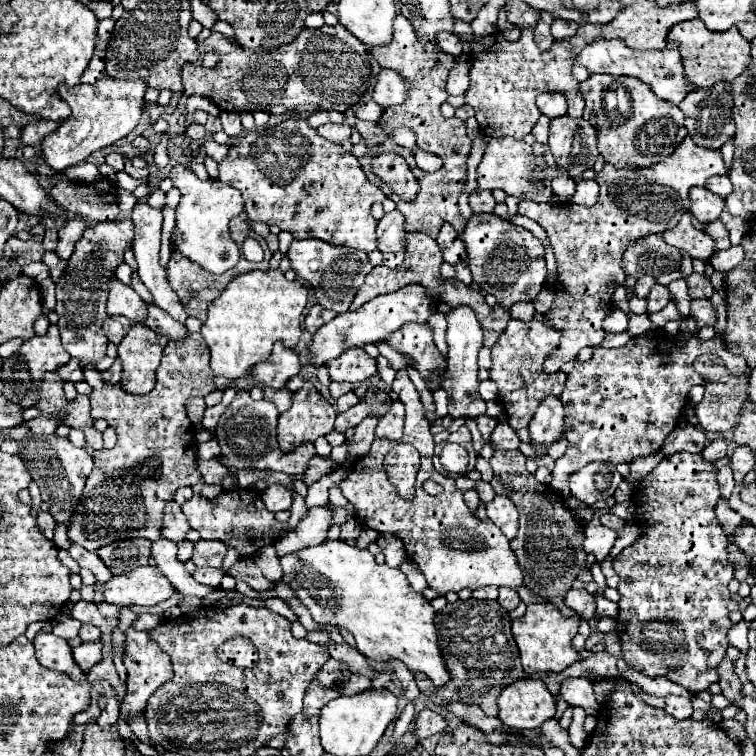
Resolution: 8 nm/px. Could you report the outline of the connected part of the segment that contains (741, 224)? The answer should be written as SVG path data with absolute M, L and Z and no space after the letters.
M726 207L720 214L719 219L726 225L728 229L732 246L739 245L742 237L750 230L750 226L745 226L748 225L745 220L732 216Z

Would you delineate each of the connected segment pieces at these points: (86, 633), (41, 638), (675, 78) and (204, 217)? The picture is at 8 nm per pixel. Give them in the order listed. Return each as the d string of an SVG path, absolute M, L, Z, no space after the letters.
M82 625L82 627L80 627L80 633L78 633L78 637L80 637L82 641L98 641L100 635L102 635L100 629L94 627L94 625Z
M38 633L34 639L34 647L36 647L36 657L38 657L40 665L44 665L52 671L66 673L76 683L86 681L86 673L78 667L78 663L74 663L72 649L66 643L66 639L56 637L54 633Z
M598 39L582 49L582 53L576 57L578 65L584 65L590 73L608 73L608 75L628 75L636 77L642 83L646 83L660 99L666 99L674 105L678 105L690 91L692 85L686 83L684 67L680 63L680 53L676 49L664 49L664 51L634 51L624 45L620 39Z
M174 165L170 179L182 193L182 199L176 207L176 227L170 237L170 249L178 249L186 259L192 259L208 273L224 273L236 267L240 259L240 247L230 239L228 223L234 215L240 215L244 211L240 191L214 179L200 181L186 165Z

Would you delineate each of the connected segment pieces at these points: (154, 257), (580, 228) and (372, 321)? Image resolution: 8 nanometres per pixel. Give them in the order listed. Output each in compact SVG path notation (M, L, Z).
M140 199L134 209L132 209L132 221L134 221L134 257L138 261L138 277L144 285L148 285L150 293L154 295L154 301L160 309L164 309L170 317L174 317L176 321L184 323L186 321L186 311L178 301L178 295L172 291L168 279L166 279L166 269L160 265L158 261L158 253L160 253L160 231L162 231L162 209L152 209L148 205L146 199Z
M684 137L670 157L652 167L616 169L604 165L596 175L600 197L592 207L520 201L518 213L536 221L548 233L558 269L556 297L550 311L544 313L544 319L548 327L562 331L562 339L544 361L544 373L556 373L564 363L572 361L580 349L602 343L606 335L602 321L612 307L612 293L626 281L626 273L620 267L622 253L636 239L676 227L680 217L690 211L690 187L704 185L712 175L726 175L720 151L698 147L690 137Z
M408 285L408 287L402 287L400 291L378 295L376 299L362 305L358 311L340 313L330 323L322 325L314 333L312 343L308 347L310 363L318 367L334 357L340 357L346 349L364 347L368 343L386 343L388 335L392 331L398 331L400 327L404 327L406 323L412 323L412 321L424 323L432 315L434 309L436 309L434 303L430 303L430 299L424 295L424 287L418 287L418 285Z

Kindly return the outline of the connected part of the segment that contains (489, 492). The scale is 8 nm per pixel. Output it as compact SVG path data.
M478 481L476 483L476 491L478 491L478 497L480 497L480 503L482 505L486 505L486 503L490 503L492 499L494 499L494 489L492 489L492 485L490 483L486 483L486 481Z

